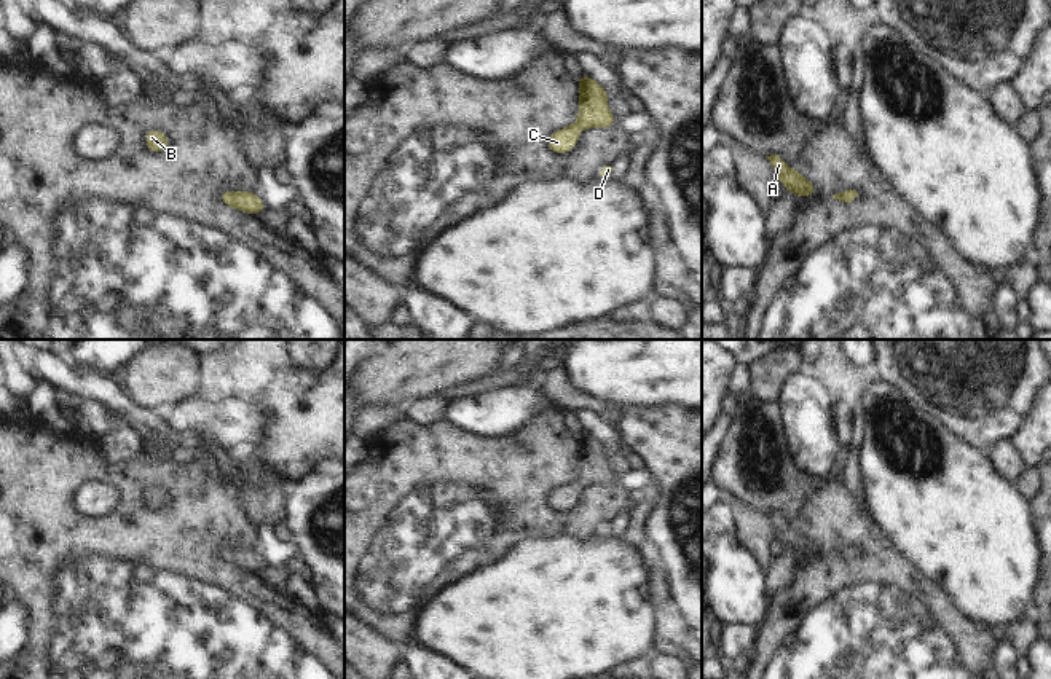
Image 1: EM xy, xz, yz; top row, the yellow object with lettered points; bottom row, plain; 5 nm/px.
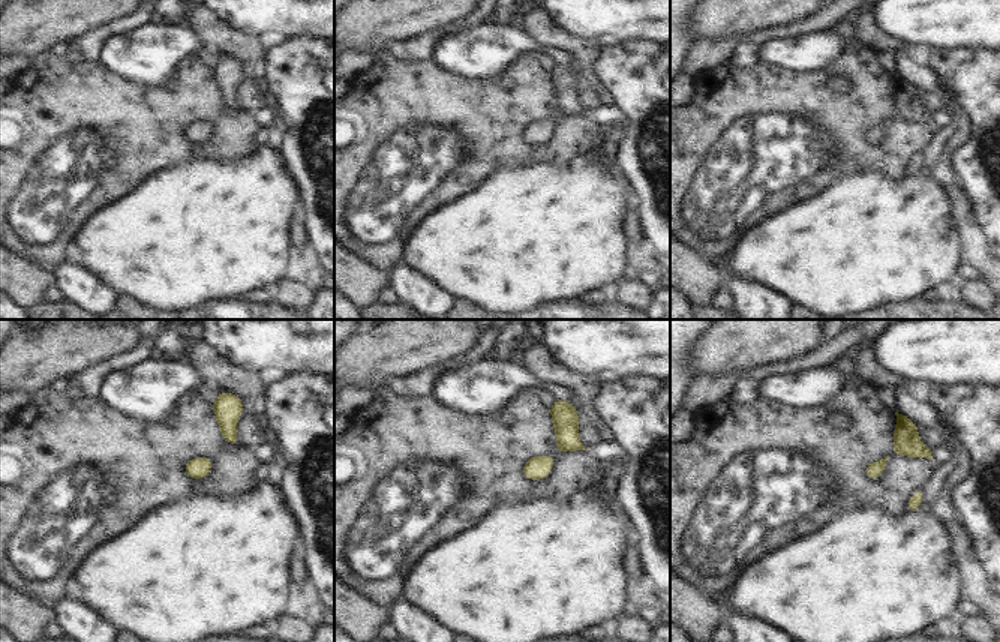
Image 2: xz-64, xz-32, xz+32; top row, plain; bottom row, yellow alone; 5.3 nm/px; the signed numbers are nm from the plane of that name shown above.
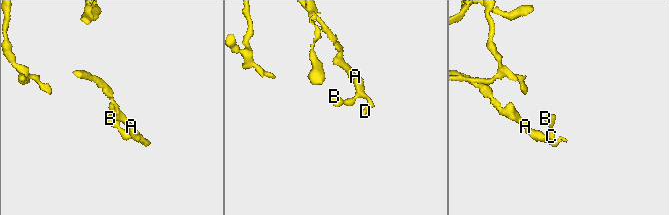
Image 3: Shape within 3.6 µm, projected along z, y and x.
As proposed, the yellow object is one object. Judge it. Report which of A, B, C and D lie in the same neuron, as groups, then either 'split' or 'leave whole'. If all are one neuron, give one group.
groups A B C D; leave whole

